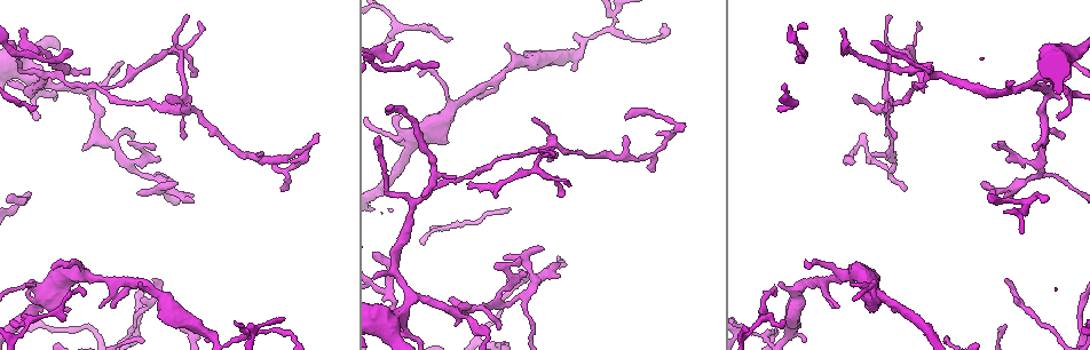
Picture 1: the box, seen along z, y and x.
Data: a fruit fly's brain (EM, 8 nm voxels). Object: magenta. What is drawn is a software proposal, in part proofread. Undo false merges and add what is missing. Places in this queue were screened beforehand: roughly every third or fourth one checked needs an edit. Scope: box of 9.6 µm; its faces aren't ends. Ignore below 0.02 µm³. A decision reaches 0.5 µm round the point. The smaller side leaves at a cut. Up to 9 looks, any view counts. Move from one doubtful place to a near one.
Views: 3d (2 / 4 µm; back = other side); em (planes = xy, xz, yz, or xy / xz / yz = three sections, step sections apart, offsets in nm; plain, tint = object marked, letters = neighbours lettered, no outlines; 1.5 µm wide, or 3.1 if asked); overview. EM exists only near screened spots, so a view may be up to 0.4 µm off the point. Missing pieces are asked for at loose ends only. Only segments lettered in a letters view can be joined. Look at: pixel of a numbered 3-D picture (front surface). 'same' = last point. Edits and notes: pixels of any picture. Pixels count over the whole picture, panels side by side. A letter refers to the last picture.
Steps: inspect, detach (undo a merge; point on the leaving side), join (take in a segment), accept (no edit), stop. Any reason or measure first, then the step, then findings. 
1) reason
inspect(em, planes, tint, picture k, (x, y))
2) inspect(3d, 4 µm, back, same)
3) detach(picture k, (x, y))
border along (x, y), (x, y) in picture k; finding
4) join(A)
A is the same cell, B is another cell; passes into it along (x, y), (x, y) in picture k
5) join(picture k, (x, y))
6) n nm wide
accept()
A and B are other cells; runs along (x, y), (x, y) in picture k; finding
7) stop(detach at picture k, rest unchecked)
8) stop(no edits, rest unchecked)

three arms meet
inspect(em, planes, letters, picture 1, (1059, 100))

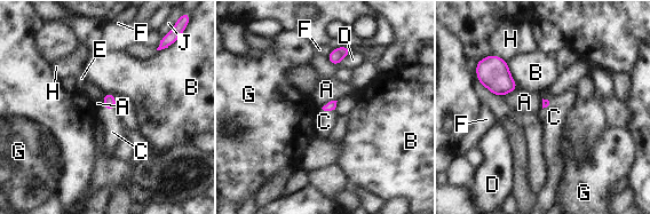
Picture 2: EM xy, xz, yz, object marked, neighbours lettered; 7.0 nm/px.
B touches over 200 nm
join(picture 2, (113, 129))
C is the same cell, A, B, D, E, F, G, H and J are other cells; passes into it along (109, 100), (109, 109), (113, 129) in picture 2; the neuron continues

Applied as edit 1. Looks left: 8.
branch stops here
inspect(em, yz, step 8, letters, picture 1, (560, 197))

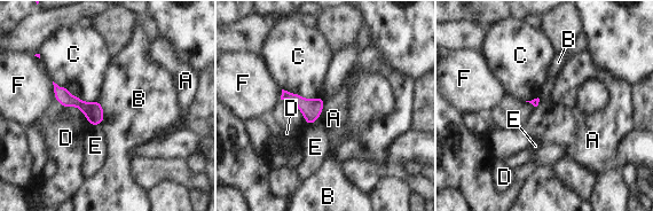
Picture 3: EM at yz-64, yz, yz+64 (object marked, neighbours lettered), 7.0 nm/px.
C touches over 280 nm
accept()
A, B, C, D, E and F are other cells; no lettered segment goes on from it

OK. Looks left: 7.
thin end
inspect(em, xy, step 8, letters, picture 1, (870, 154))

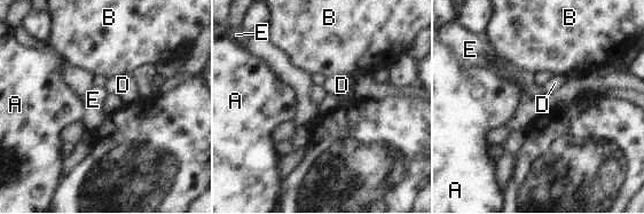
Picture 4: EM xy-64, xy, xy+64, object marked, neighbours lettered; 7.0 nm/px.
cut it another way
inspect(em, xz, step 8, letters, same)

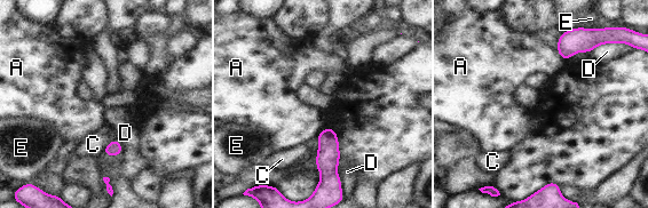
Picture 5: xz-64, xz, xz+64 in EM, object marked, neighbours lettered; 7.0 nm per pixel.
accept()
A, C, D and E are other cells; border along (556, 52), (564, 61) in picture 5; none of them fits

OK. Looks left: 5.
an open end
inspect(em, planes, letters, picture 1, (12, 321))

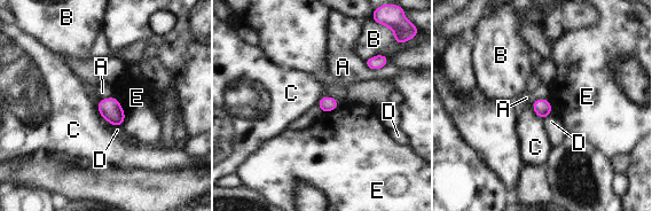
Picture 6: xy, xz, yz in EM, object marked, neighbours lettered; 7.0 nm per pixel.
110 nm wide
accept()
A, B, C, D and E are other cells; border along (363, 61), (372, 70), (387, 63) in picture 6; no lettered segment goes on from it

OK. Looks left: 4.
stop(join at picture 2, rest unchecked)

